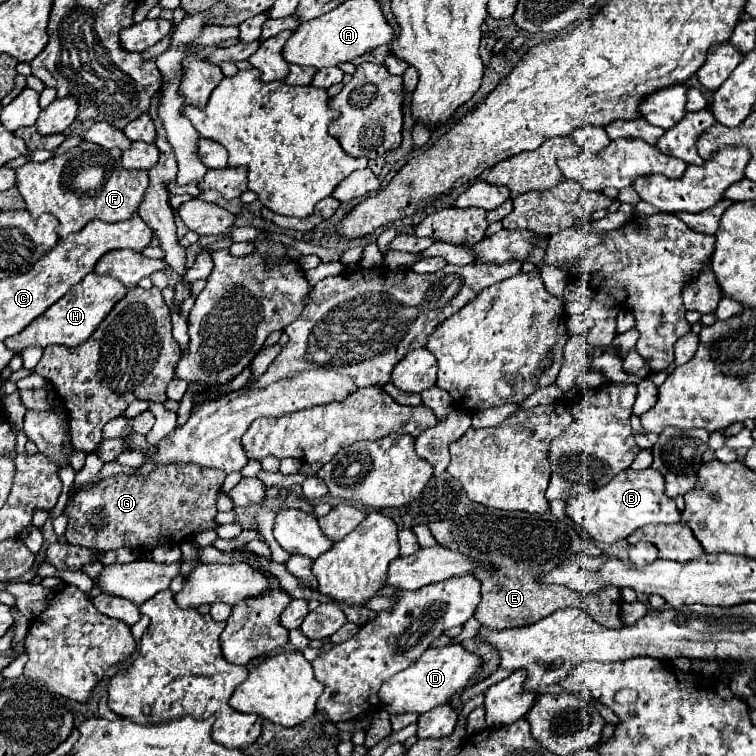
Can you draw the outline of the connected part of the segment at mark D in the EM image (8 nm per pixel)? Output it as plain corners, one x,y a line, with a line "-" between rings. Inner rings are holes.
460,644
444,646
444,648
428,648
412,666
394,674
384,686
380,688
380,704
390,714
402,712
416,712
424,714
440,704
450,702
452,694
464,688
470,678
480,670
480,658
476,654
466,652

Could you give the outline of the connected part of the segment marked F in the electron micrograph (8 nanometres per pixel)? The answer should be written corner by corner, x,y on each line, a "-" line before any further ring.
80,142
76,148
46,162
28,162
16,168
16,188
32,216
48,212
58,218
60,238
80,232
94,218
104,222
128,220
144,196
148,174
142,170
126,170
120,156
122,152
118,148
108,150
92,142

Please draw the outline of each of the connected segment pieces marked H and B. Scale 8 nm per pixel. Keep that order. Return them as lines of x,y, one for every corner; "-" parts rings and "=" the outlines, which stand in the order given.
88,274
84,276
76,286
68,290
56,304
52,304
44,314
40,314
34,322
28,324
22,332
16,336
10,336
6,340
6,346
12,348
14,352
22,352
28,346
48,346
48,344
62,344
62,346
78,346
84,340
90,338
90,334
98,328
102,318
106,318
112,310
112,306
124,298
126,288
122,286
120,280
112,276
98,276
98,274
=
624,470
606,486
588,494
580,494
566,502
566,516
572,518
586,534
598,542
614,544
628,538
634,530
646,524
674,524
680,522
676,502
664,494
664,476
658,470

